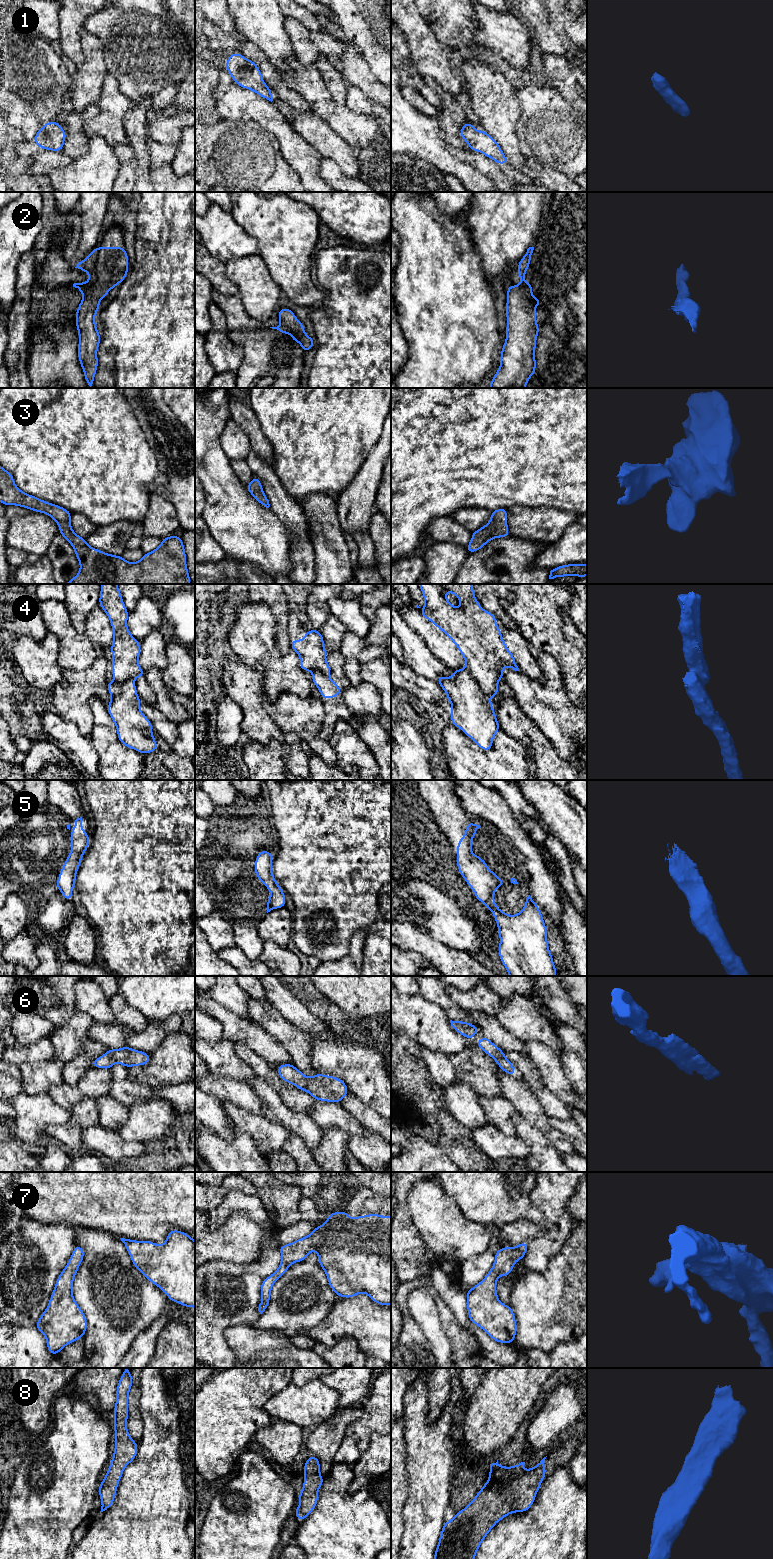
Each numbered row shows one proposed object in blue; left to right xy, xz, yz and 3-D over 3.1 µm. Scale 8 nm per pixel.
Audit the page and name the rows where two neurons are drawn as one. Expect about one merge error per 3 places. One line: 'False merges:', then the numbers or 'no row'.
False merges: 4

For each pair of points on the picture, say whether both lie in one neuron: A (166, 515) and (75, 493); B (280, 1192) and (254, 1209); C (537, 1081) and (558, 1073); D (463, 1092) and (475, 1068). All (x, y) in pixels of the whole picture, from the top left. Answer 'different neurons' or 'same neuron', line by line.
A: different neurons
B: different neurons
C: different neurons
D: different neurons

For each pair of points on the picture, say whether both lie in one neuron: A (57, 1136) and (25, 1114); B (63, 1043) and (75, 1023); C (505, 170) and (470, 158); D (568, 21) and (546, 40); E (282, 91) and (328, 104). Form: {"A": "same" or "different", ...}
{"A": "different", "B": "same", "C": "same", "D": "different", "E": "different"}

